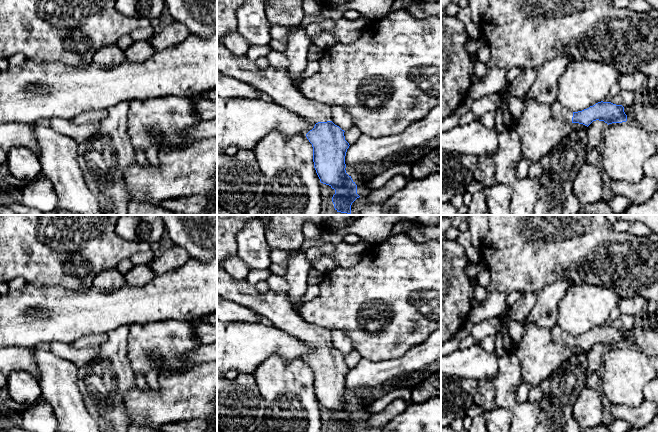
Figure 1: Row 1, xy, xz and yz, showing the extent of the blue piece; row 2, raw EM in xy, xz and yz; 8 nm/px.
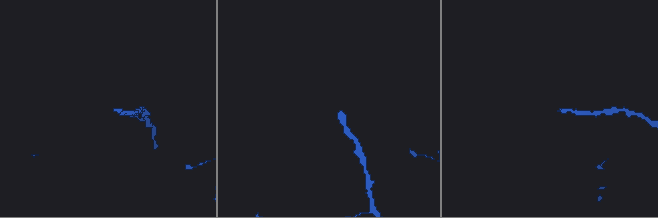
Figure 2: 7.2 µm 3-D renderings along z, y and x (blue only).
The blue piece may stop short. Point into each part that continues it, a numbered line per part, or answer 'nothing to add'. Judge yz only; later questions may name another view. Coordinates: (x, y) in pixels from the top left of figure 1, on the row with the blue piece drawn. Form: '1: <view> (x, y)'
1: yz (559, 112)

